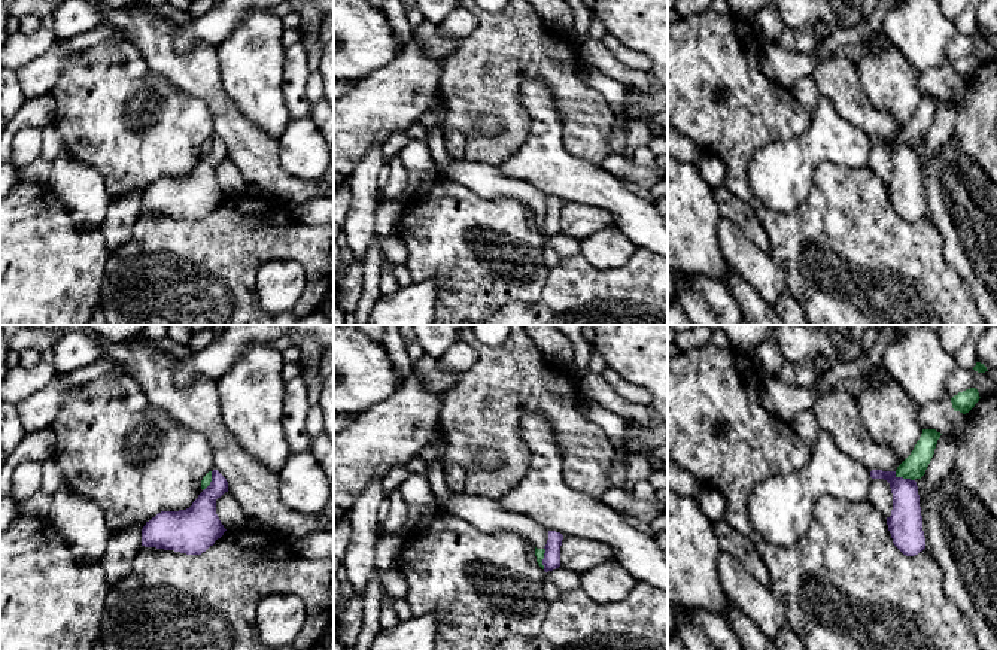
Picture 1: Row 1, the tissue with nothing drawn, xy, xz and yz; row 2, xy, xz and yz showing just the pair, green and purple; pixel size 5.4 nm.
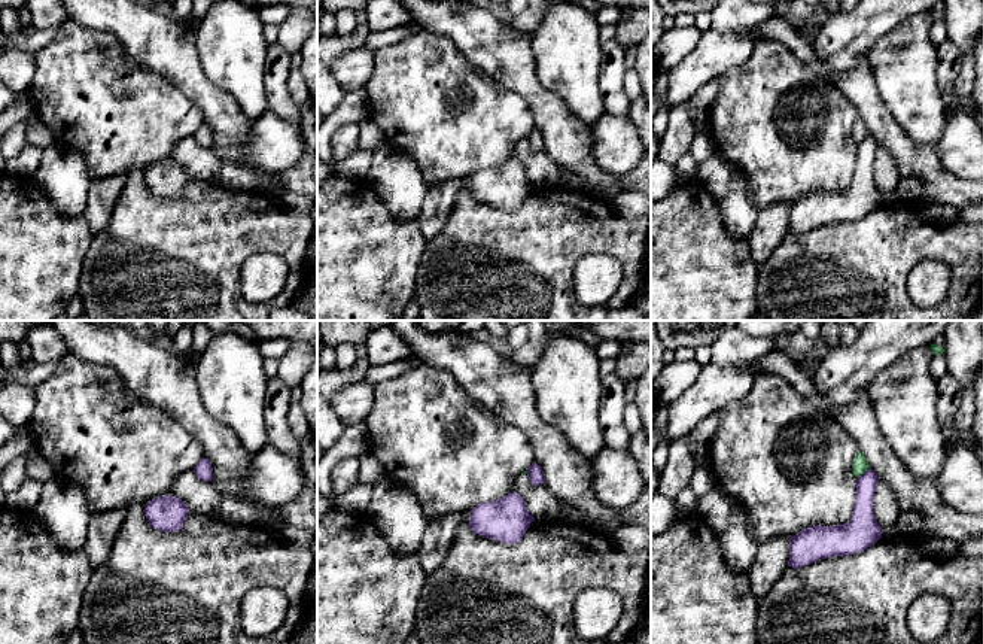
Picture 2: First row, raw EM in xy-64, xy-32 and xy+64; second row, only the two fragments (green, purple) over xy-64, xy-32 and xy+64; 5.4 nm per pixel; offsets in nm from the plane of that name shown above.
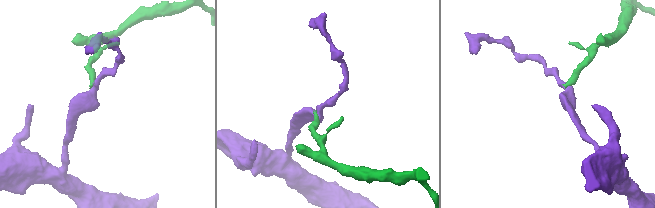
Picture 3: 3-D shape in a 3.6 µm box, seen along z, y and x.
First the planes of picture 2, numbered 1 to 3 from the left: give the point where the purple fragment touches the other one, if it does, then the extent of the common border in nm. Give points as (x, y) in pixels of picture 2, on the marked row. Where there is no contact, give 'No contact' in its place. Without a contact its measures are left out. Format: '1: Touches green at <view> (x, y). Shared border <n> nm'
1: No contact
2: No contact
3: Touches green at xy+64 (863, 473). Shared border 90 nm

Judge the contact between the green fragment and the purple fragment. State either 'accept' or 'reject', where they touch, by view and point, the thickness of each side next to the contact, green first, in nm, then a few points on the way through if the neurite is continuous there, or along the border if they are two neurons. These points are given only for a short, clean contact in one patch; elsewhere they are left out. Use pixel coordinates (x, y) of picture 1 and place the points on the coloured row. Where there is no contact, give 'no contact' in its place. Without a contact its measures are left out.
reject; contact yz (903, 477); calibres 130 and 190 nm; border yz (894, 471), (897, 476), (914, 480)

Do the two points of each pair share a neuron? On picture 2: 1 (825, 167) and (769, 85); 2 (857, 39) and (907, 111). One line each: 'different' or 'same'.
1: same
2: different

